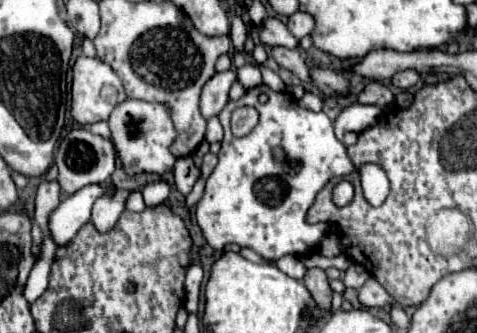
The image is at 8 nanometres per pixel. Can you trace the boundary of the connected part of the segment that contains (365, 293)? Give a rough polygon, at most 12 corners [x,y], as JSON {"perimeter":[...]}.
{"perimeter":[[374,278],[358,290],[364,308],[384,308],[396,300]]}

